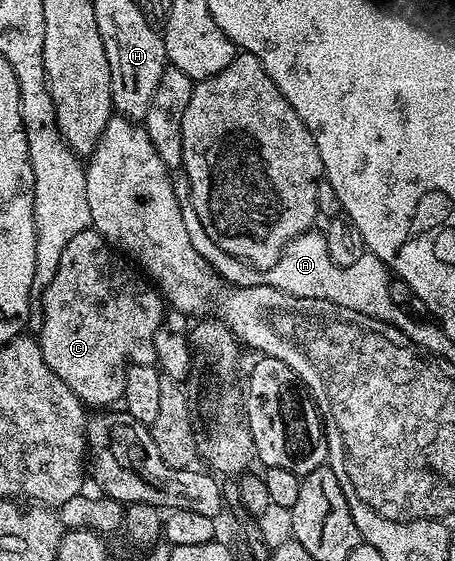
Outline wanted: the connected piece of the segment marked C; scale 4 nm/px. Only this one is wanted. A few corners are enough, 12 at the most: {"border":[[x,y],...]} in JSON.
{"border":[[94,228],[42,287],[37,341],[84,407],[155,362],[163,295]]}

